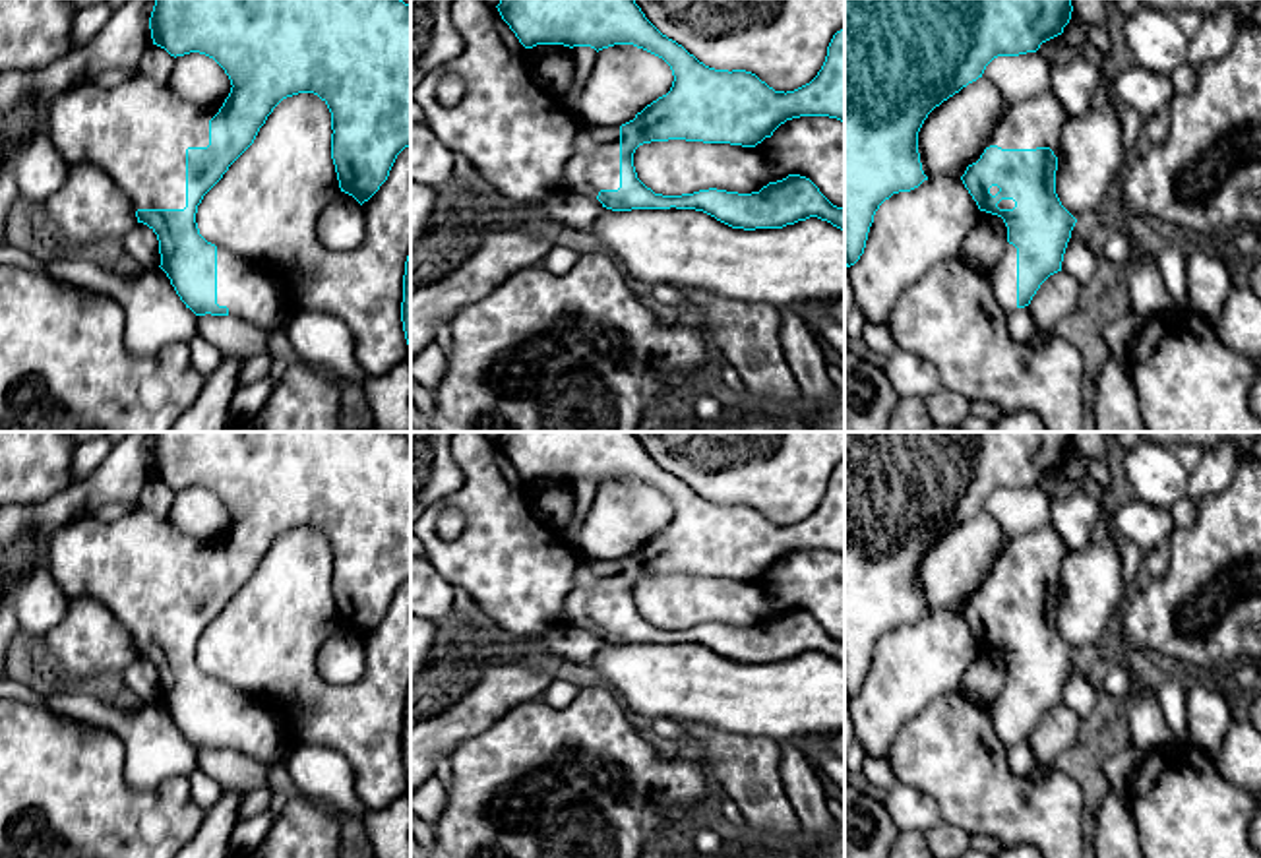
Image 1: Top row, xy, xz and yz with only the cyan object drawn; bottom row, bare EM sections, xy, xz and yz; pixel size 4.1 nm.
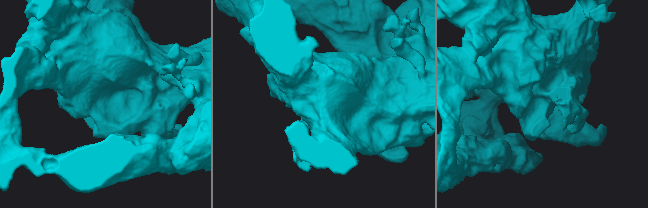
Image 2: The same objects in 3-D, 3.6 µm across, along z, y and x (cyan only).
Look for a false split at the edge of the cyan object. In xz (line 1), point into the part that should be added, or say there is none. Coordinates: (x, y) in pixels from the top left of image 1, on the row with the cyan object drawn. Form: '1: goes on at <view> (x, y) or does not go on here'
1: goes on at xz (595, 165)

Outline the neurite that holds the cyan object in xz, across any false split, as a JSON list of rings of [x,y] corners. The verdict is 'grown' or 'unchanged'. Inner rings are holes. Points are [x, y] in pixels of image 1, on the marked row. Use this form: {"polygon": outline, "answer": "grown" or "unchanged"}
{"polygon": [[[500,0],[496,8],[525,48],[564,45],[569,48],[591,46],[599,52],[614,45],[633,45],[662,58],[672,70],[670,91],[647,105],[633,120],[620,128],[579,128],[573,157],[562,172],[560,192],[599,199],[602,207],[612,211],[695,209],[744,230],[783,229],[810,217],[845,230],[845,207],[833,205],[810,178],[800,174],[788,174],[752,194],[709,188],[693,194],[662,196],[647,188],[633,167],[635,149],[651,141],[686,139],[755,147],[792,118],[829,116],[845,122],[845,27],[833,35],[817,76],[810,83],[784,93],[775,91],[752,72],[705,66],[682,45],[662,35],[635,0]]], "answer": "grown"}

